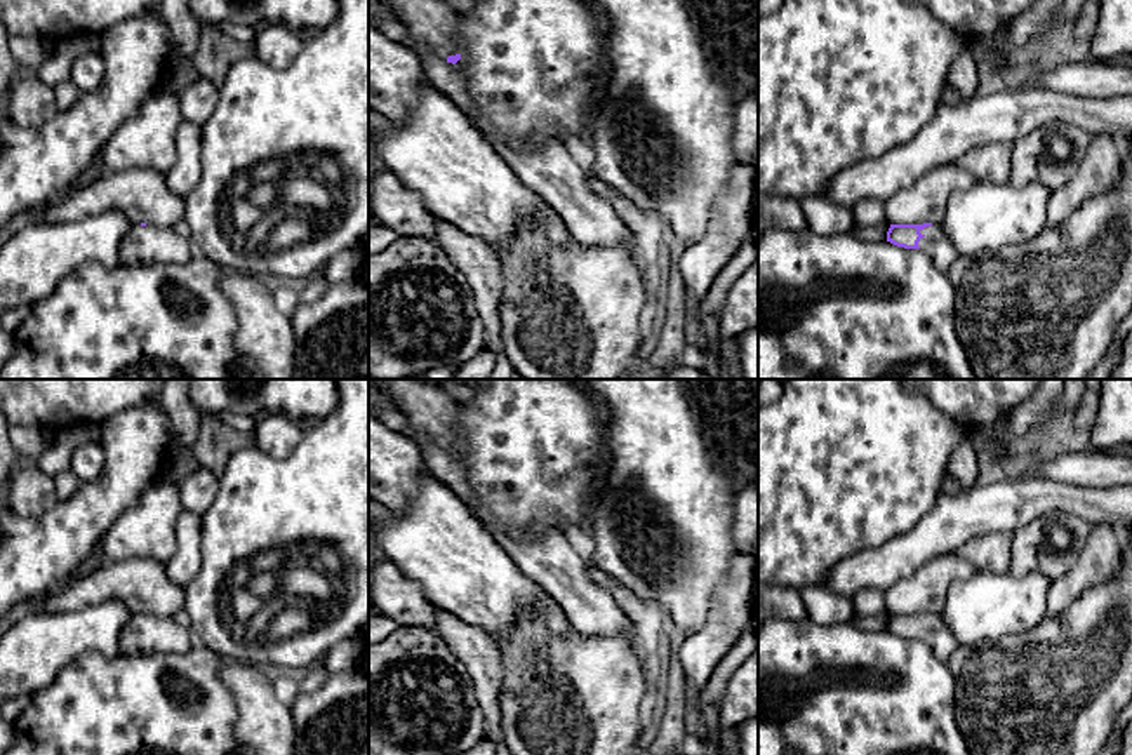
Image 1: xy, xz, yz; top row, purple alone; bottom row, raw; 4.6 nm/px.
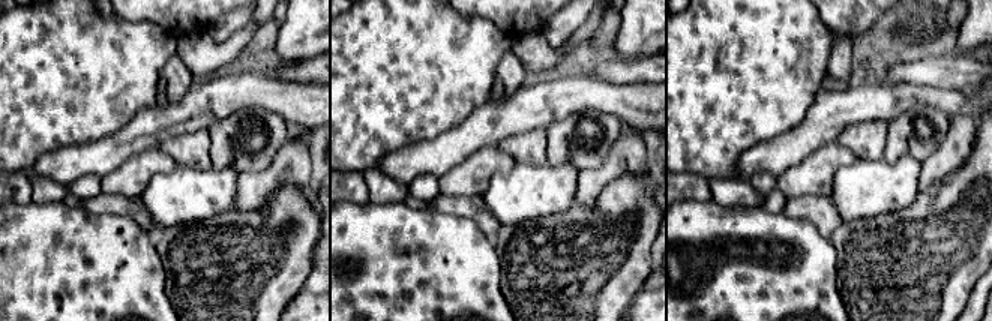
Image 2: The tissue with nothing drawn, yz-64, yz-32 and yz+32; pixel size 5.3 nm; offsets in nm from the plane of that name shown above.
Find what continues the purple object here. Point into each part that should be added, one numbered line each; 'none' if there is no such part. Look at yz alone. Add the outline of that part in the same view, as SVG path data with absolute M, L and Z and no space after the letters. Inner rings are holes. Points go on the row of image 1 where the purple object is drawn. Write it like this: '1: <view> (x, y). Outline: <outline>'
1: yz (934, 244). Outline: M939 224L927 226L920 233L923 235L918 242L920 251L932 259L939 271L948 273L951 264L960 257L953 242Z

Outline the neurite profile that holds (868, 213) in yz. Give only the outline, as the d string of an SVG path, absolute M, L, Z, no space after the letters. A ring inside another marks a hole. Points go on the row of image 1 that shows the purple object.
M862 198L852 207L854 217L861 228L878 226L883 219L883 202L878 198Z

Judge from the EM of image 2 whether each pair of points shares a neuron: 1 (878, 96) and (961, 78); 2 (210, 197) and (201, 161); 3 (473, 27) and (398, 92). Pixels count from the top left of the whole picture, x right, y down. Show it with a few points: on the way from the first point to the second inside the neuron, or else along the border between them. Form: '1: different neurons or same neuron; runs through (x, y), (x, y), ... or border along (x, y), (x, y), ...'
1: different neurons; border along (895, 83), (917, 83), (964, 90)
2: different neurons; border along (177, 165), (201, 170), (210, 167)
3: same neuron; runs through (455, 45), (434, 66), (422, 68), (416, 74)

